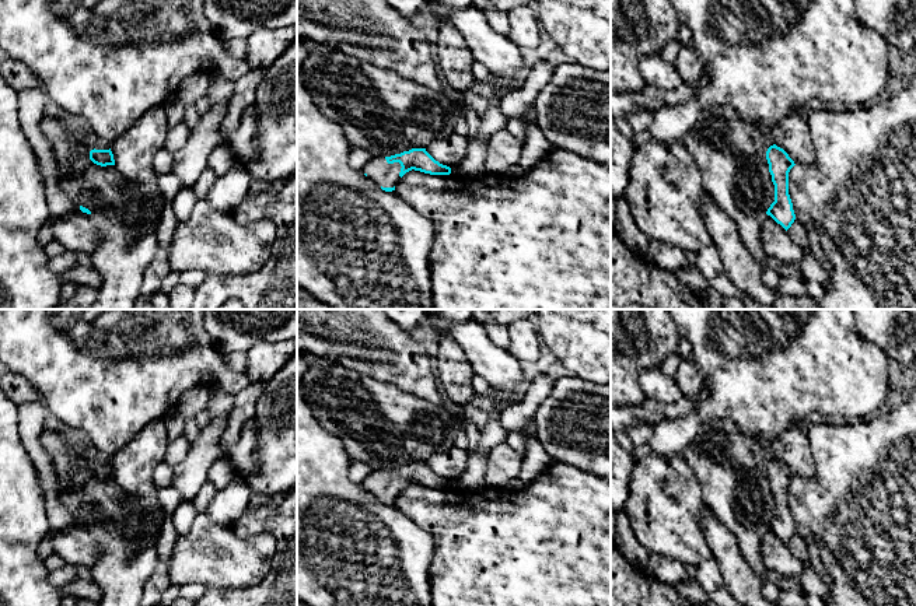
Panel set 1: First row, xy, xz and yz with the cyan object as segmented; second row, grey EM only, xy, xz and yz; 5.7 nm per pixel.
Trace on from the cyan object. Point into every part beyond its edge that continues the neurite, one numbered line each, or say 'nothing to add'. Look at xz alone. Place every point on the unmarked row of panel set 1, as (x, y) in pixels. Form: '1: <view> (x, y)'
1: xz (387, 489)

